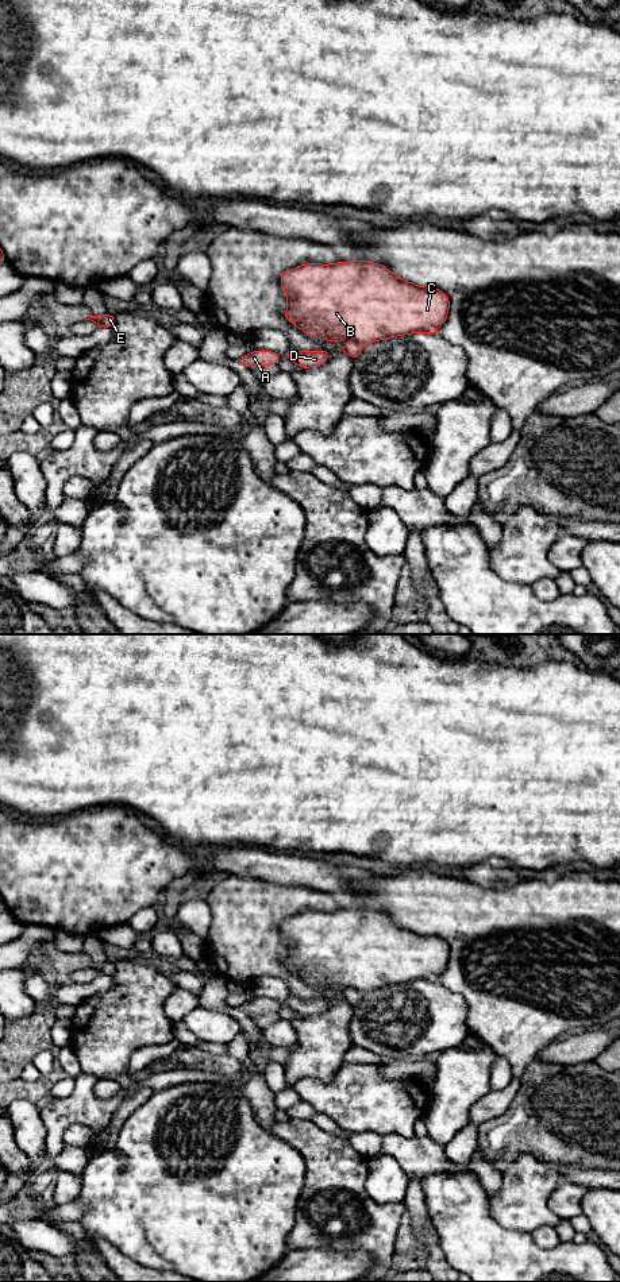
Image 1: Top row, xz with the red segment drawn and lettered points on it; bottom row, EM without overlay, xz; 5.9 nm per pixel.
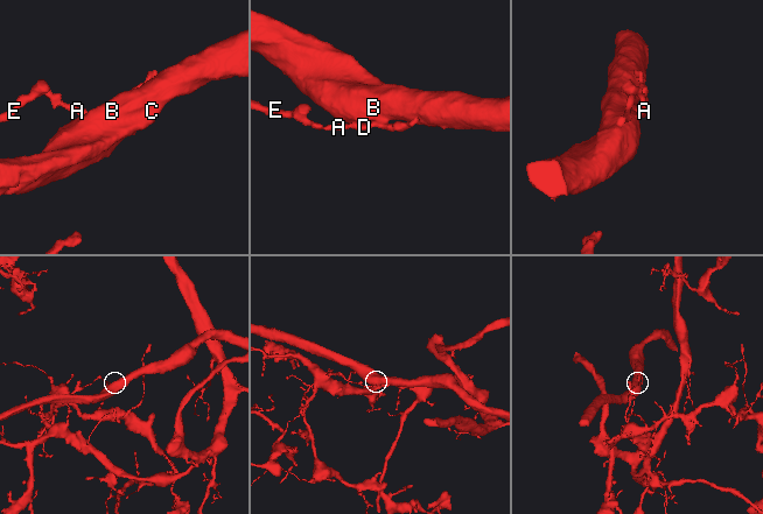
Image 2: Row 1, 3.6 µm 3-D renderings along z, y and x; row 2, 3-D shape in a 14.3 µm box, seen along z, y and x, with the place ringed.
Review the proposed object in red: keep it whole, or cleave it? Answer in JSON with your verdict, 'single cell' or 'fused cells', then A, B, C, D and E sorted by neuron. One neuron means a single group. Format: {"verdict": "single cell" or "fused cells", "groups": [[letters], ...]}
{"verdict": "fused cells", "groups": [["A", "D", "E"], ["B", "C"]]}

